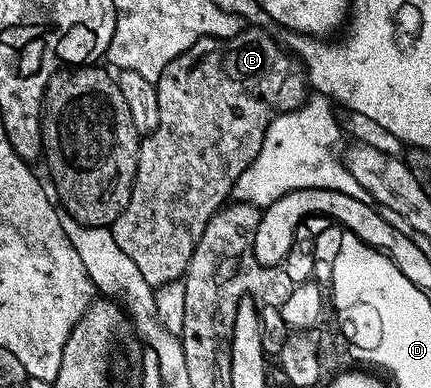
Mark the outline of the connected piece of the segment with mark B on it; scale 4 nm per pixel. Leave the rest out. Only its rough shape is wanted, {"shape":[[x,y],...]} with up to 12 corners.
{"shape":[[267,30],[203,36],[110,227],[145,282],[186,273],[303,65]]}

